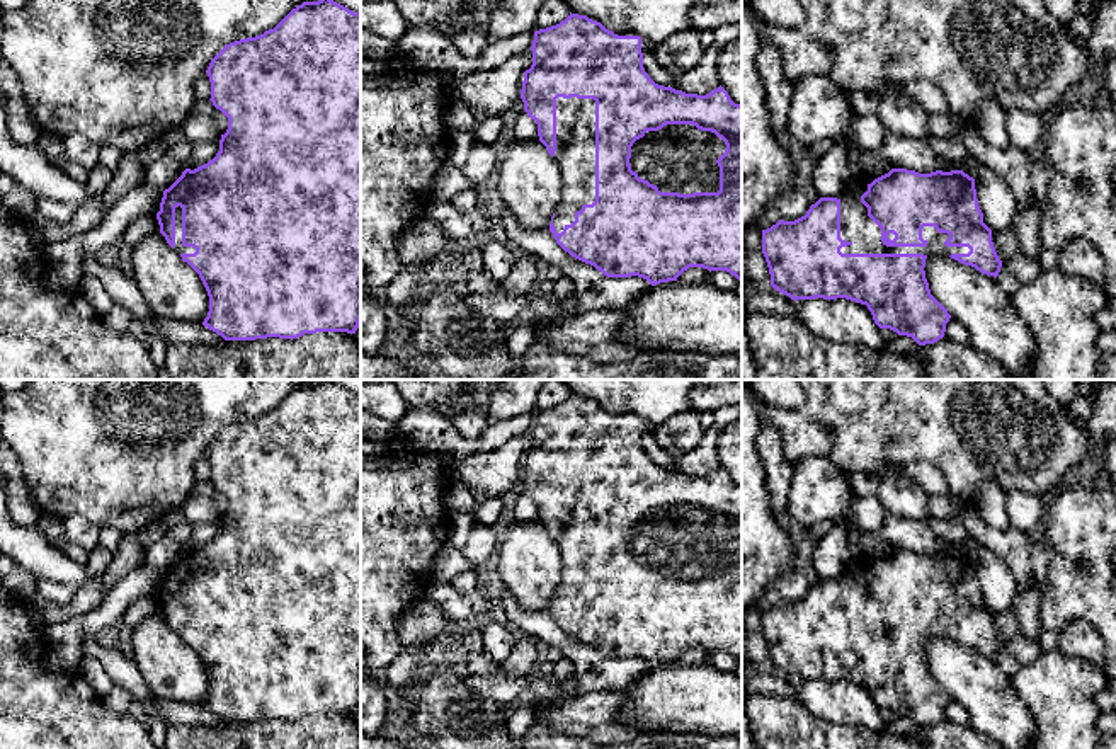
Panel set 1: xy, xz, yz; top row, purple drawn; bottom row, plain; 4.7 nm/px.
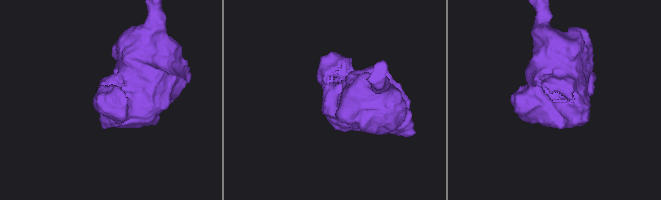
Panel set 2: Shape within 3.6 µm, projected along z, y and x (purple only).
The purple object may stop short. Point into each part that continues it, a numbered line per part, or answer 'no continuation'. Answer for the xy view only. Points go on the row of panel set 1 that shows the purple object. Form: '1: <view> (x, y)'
1: xy (179, 249)

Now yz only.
1: yz (856, 227)

